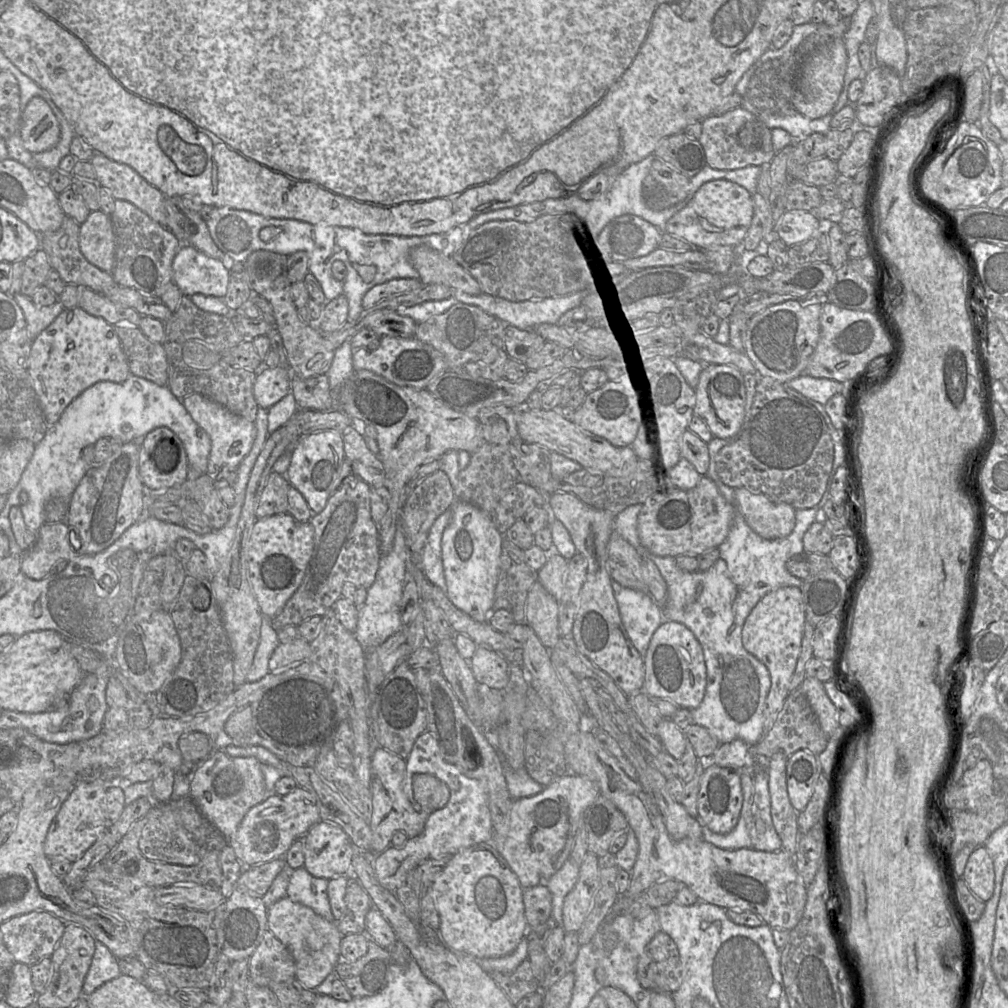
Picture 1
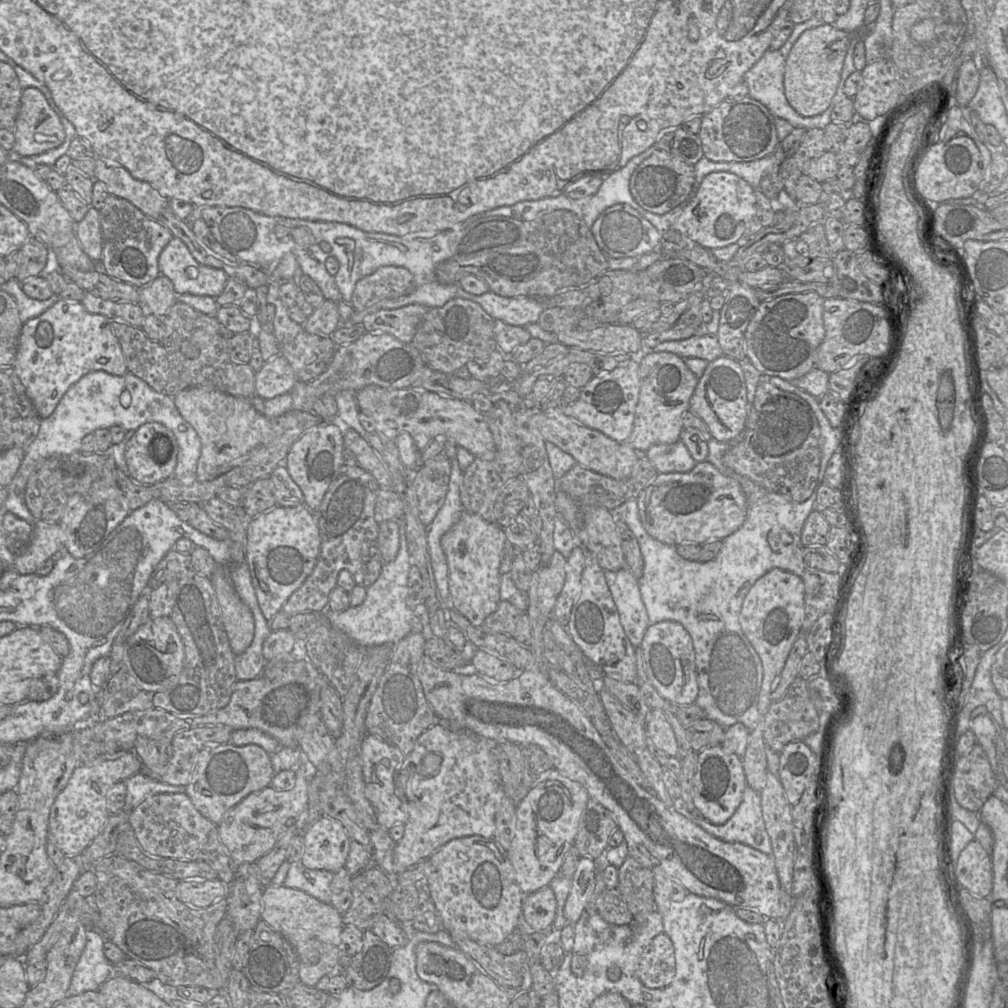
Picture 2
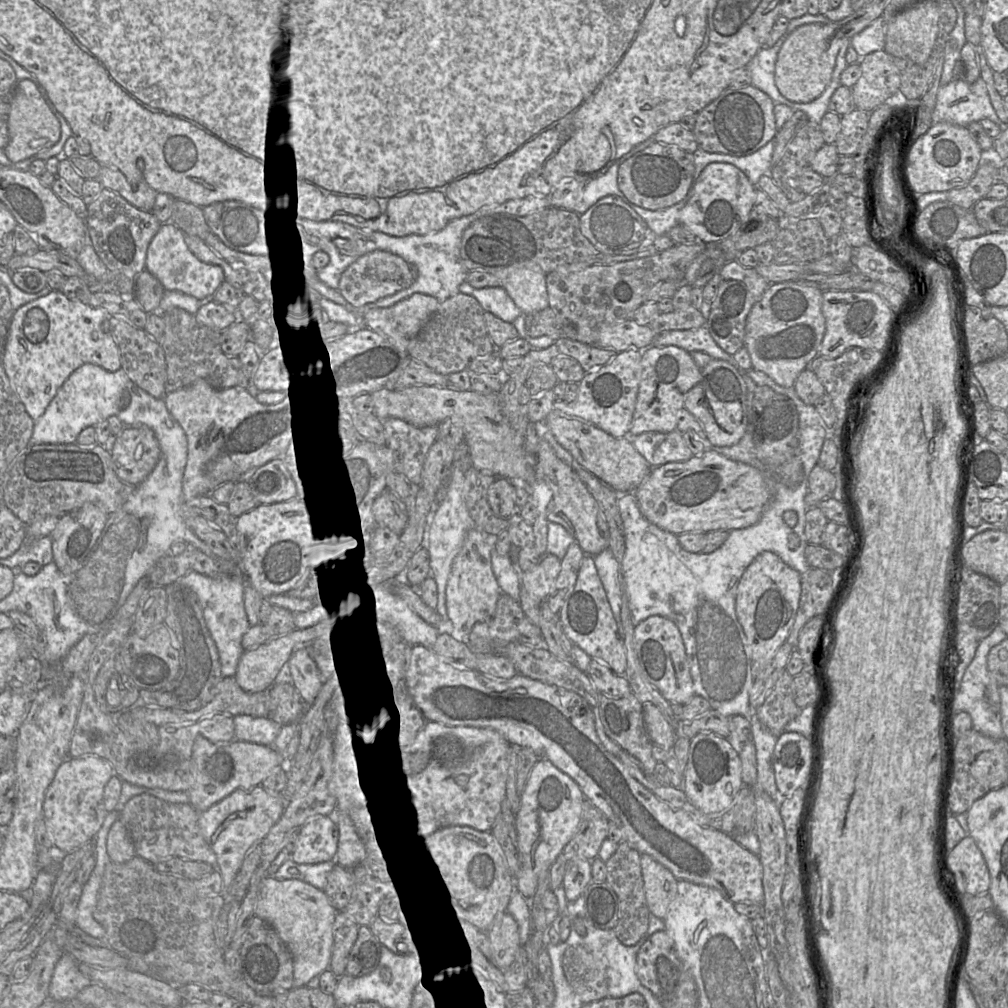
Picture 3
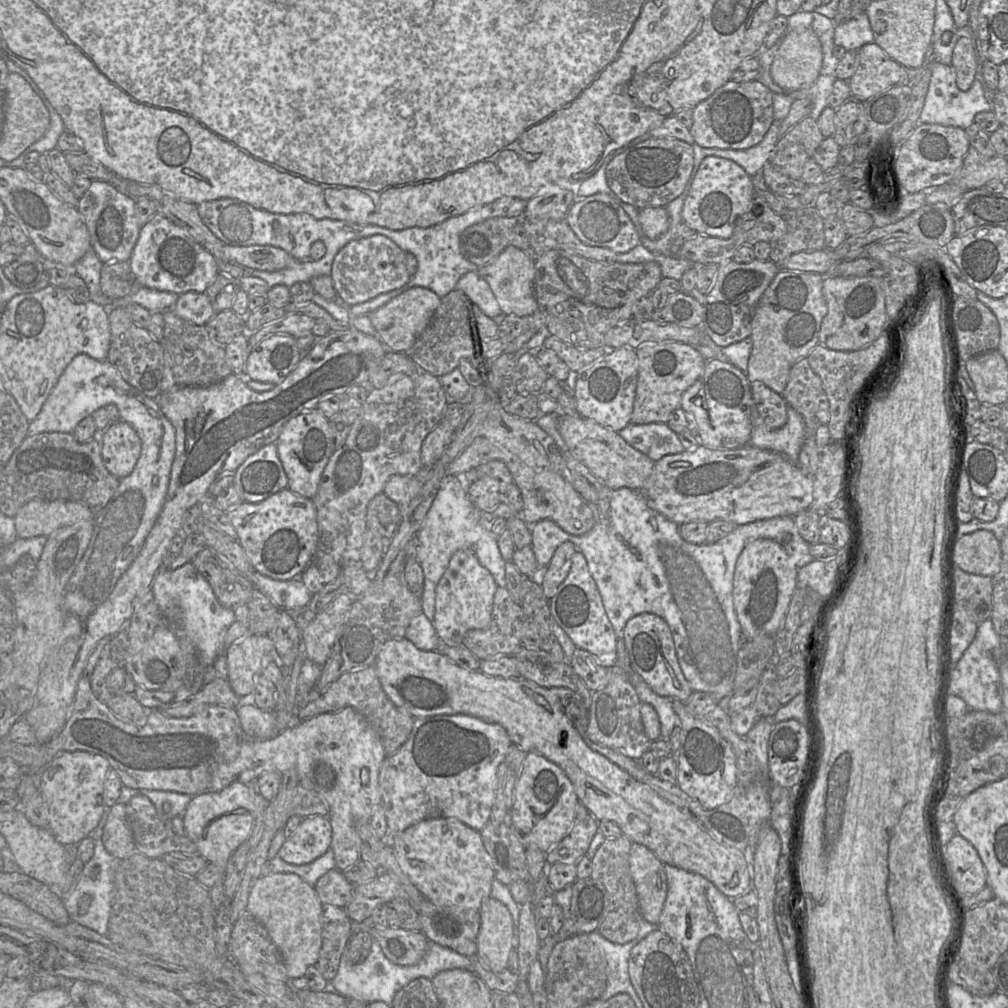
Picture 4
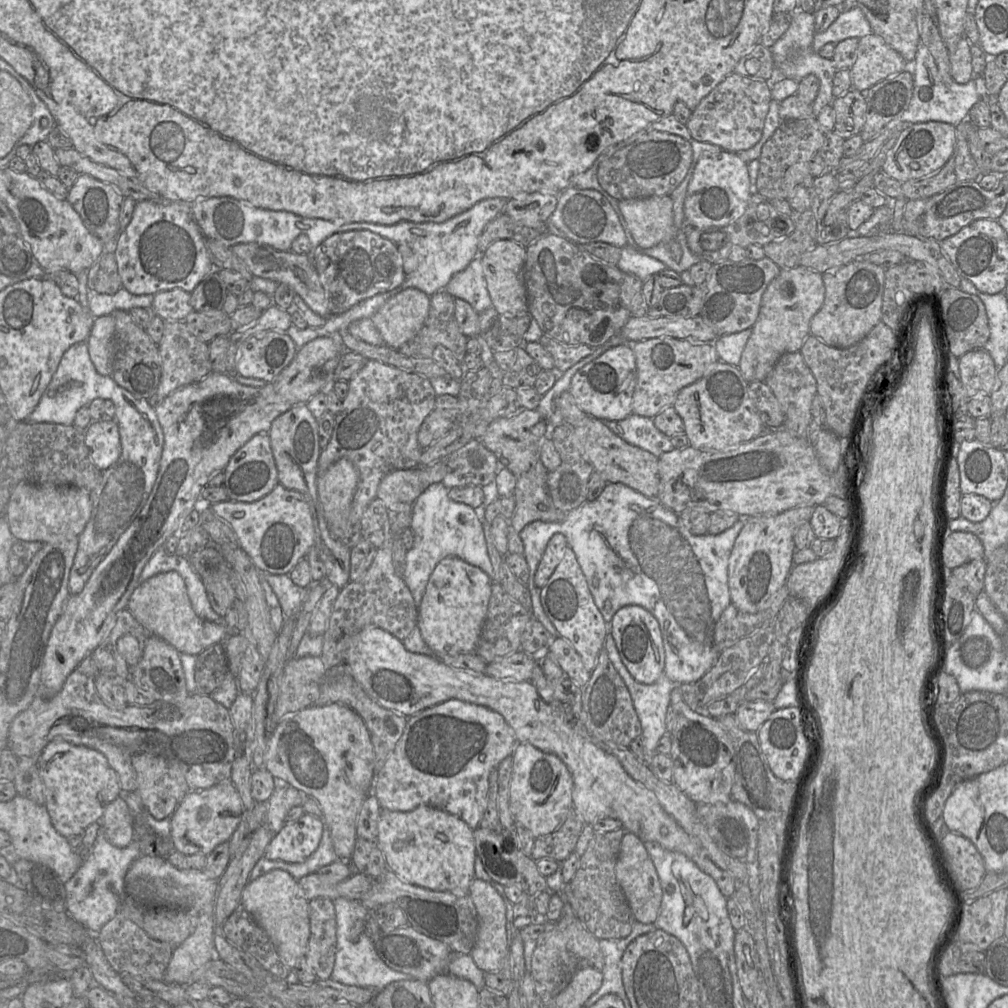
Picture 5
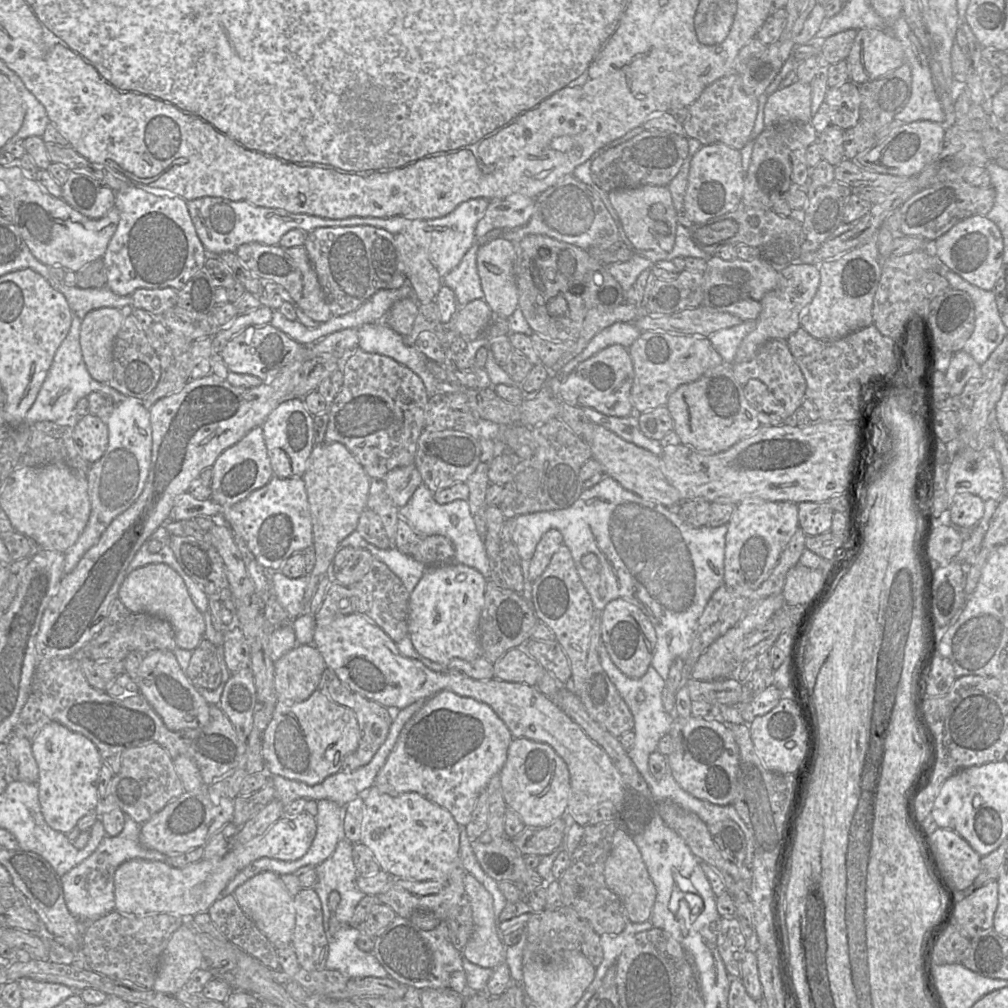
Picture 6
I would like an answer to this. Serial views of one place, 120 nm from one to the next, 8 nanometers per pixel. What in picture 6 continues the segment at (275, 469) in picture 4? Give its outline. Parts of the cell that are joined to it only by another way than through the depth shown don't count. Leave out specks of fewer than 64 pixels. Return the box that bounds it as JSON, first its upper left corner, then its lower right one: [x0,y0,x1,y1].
[211,427,274,507]

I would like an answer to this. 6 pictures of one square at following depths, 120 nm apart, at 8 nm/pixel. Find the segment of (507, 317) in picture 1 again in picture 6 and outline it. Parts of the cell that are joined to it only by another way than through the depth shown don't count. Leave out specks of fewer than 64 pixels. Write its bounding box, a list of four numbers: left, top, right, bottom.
[443,242,485,306]

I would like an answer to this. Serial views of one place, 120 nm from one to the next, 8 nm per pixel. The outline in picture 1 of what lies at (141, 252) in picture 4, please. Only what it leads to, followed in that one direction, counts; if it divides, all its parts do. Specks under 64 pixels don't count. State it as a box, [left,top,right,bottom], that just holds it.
[173,245,230,299]

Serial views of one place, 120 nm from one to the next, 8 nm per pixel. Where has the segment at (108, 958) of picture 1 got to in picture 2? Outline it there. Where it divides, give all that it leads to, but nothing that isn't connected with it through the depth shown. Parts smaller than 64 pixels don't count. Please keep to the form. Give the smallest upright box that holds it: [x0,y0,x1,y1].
[68,929,114,996]

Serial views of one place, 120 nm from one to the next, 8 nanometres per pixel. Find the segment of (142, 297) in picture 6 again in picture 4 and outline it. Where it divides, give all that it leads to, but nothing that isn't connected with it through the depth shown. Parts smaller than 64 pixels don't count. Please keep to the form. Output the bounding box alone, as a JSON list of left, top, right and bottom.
[172,292,216,326]

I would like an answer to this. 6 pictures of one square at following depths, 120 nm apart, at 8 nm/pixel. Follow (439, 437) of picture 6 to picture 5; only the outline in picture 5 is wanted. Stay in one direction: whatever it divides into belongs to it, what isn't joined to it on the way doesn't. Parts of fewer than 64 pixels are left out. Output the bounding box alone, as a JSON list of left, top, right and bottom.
[442,439,501,489]

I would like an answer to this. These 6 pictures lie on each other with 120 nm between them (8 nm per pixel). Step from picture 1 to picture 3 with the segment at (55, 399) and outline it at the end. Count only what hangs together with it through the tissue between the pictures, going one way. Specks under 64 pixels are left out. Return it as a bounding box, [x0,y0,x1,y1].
[1,290,121,421]

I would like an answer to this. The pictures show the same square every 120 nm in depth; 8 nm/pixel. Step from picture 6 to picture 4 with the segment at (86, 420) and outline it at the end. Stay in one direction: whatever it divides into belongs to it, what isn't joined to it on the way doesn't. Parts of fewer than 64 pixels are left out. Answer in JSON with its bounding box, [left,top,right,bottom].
[97,420,142,479]

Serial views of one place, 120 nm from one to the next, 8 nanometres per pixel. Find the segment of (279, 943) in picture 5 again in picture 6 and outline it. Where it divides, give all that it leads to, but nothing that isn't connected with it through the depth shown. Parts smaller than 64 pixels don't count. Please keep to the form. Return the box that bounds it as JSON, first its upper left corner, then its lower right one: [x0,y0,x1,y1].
[233,872,295,949]

